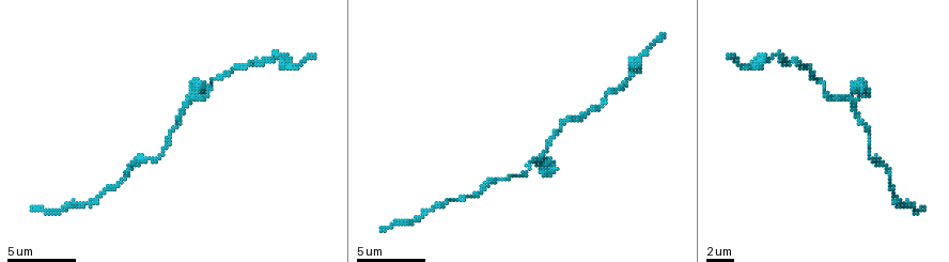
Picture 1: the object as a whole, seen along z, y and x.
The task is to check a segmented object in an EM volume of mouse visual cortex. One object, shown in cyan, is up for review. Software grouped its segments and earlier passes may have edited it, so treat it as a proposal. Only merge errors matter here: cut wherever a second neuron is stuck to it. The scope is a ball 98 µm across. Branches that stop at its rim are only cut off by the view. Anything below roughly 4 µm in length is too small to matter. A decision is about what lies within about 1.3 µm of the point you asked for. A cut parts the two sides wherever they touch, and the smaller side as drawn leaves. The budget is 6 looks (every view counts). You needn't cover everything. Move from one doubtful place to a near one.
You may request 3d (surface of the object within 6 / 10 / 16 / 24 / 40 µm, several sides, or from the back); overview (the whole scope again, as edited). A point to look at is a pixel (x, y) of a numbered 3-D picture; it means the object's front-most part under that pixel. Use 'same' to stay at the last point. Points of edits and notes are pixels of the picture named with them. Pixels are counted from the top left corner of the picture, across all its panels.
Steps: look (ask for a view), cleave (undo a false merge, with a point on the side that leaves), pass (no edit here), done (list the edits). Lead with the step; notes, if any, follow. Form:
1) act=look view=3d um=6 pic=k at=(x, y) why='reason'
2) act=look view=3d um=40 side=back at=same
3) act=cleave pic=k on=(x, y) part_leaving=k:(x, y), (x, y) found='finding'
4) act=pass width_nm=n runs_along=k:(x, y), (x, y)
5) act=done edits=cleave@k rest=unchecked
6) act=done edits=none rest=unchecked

act=look view=3d um=10 pic=1 at=(528, 165)

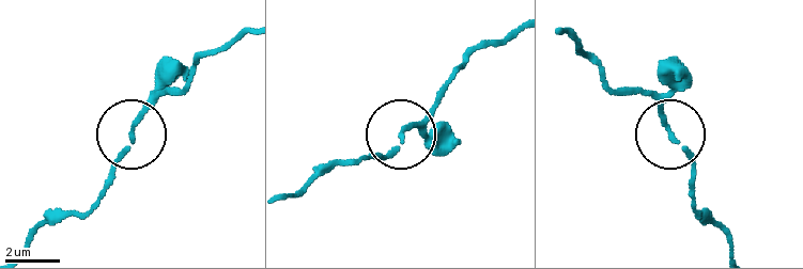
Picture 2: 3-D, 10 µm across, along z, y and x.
act=look view=3d um=6 pic=2 at=(134, 131)

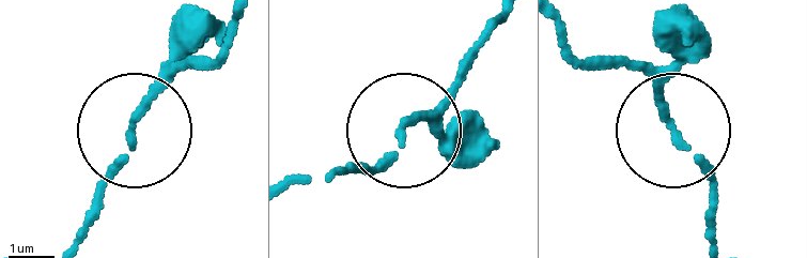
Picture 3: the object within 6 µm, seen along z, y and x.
act=pass side_arm_um=16 runs_along=3:(135, 121), (132, 152), (93, 217) found='continuous, no second neuron'

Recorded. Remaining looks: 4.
act=look view=3d um=6 pic=1 at=(129, 168) why='calibre changes'

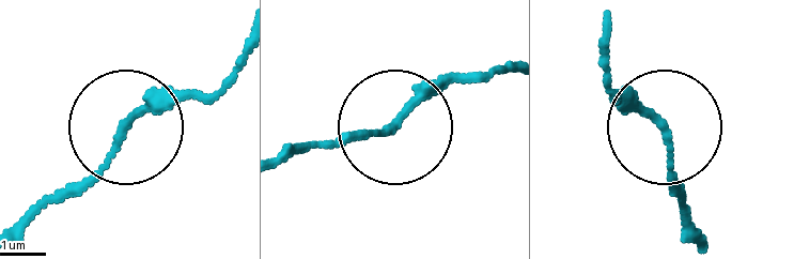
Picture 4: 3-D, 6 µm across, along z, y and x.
act=look view=3d um=6 side=back pic=4 at=(396, 125)

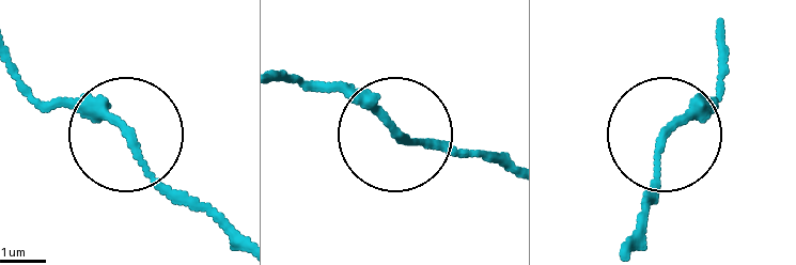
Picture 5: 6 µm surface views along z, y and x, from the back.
act=pass width_nm=160 runs_along=5:(285, 76), (354, 91), (411, 140), (500, 156) found='one neuron here'

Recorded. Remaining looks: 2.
act=look view=3d um=10 pic=1 at=(253, 63) why='calibre changes'

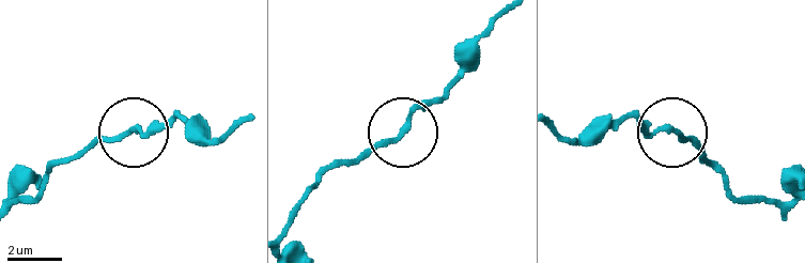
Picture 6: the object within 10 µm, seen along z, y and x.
act=pass runs_along=6:(19, 204), (35, 198), (63, 158), (177, 114) found='one neuron here'

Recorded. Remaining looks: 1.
act=done edits=none rest=unchecked

